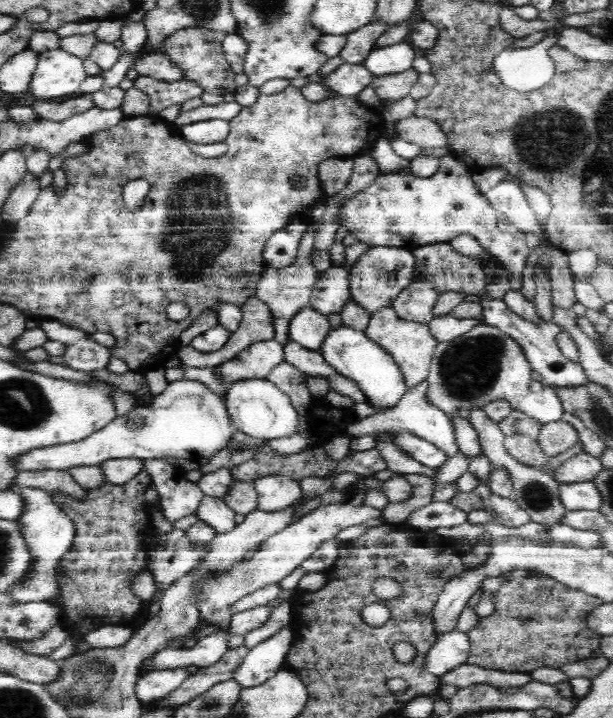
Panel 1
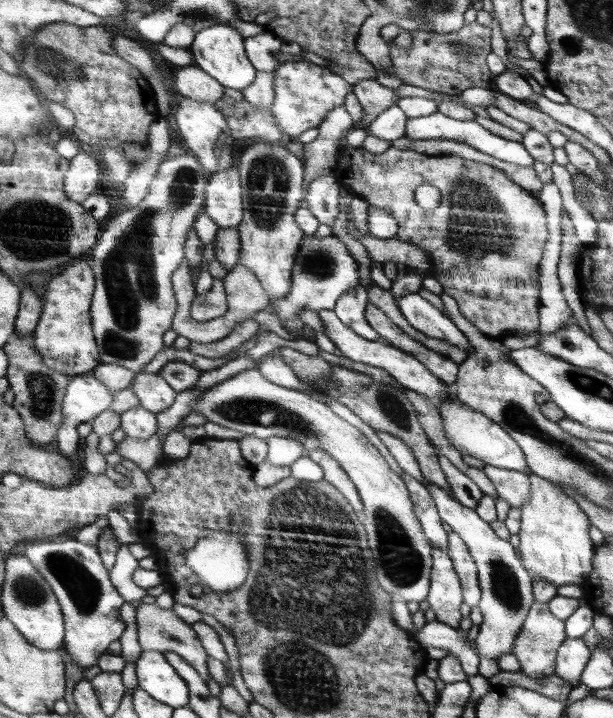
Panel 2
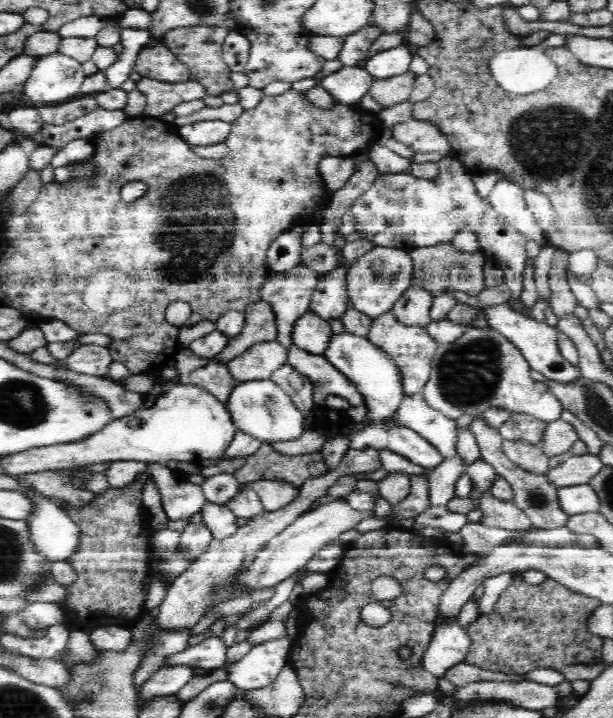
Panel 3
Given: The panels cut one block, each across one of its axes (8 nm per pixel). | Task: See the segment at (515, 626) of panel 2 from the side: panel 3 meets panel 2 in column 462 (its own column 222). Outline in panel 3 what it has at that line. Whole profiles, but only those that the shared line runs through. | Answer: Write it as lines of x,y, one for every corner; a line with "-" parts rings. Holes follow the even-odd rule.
206,502
200,512
202,523
213,534
213,540
224,540
239,530
237,517
224,504

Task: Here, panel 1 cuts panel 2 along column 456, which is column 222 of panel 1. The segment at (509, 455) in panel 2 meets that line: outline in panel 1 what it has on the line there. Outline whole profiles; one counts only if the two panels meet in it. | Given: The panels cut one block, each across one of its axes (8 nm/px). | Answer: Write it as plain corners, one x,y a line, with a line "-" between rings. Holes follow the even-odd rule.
182,379
169,382
166,389
156,395
150,404
138,406
134,410
130,410
128,414
117,416
110,424
107,424
98,432
90,434
88,438
54,447
36,448
33,451
26,452
16,462
18,462
18,473
41,469
68,470
74,466
100,466
106,460
118,458
138,458
144,461
145,459
174,457
175,459
186,460
197,459
203,462
210,460
222,449
229,446
234,433
233,430
225,399
209,390
202,382

